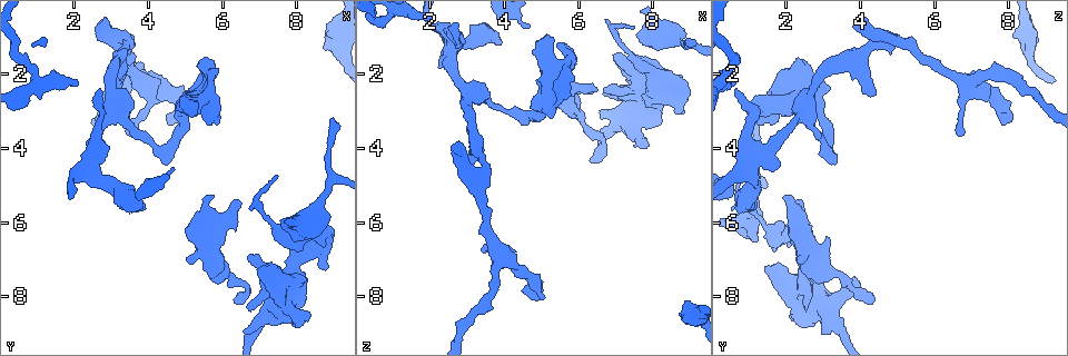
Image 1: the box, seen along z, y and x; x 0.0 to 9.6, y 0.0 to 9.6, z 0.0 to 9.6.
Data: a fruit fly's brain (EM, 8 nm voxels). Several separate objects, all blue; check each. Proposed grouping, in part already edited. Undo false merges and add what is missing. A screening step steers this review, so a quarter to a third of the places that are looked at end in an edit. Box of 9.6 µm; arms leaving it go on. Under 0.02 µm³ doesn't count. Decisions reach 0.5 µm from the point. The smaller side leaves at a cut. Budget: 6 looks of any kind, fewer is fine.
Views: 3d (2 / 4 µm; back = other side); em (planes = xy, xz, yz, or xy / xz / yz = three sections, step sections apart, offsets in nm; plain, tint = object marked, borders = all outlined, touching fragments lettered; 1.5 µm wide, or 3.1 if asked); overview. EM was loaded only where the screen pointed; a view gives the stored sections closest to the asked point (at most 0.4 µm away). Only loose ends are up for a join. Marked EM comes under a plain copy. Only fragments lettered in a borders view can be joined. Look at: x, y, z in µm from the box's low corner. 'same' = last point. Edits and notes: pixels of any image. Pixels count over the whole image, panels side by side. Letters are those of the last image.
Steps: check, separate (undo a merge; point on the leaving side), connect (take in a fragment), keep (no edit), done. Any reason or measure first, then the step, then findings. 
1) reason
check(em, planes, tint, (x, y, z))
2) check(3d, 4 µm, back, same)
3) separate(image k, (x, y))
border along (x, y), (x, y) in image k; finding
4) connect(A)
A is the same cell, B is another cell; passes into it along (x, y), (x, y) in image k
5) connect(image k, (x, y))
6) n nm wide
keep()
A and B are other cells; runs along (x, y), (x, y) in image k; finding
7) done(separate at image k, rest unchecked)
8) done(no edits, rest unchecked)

an open end
check(3d, 4 µm, (5.80, 5.25, 2.00))

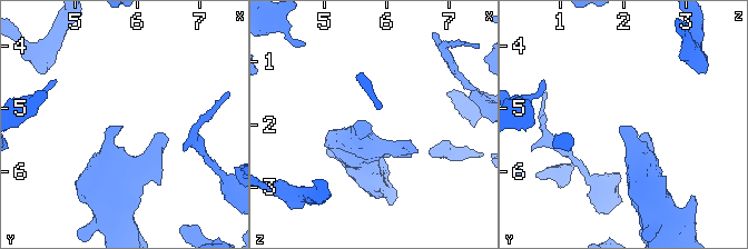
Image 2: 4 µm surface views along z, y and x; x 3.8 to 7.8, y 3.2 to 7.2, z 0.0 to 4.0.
check(em, xz, step 8, borders, (5.75, 5.30, 2.00))

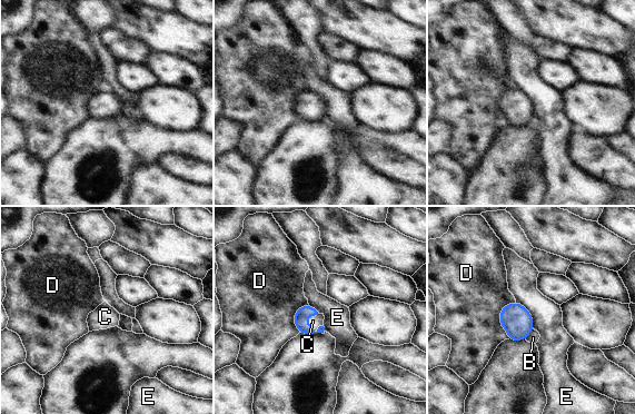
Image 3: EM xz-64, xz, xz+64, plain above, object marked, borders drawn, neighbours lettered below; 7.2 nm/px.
connect(C)
C is the same cell, B, D and E are other cells; passes into it along (300, 321), (307, 318), (313, 321) in image 3; it goes on there

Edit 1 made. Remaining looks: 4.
branch stops here
check(3d, 4 µm, (7.95, 7.45, 3.95))

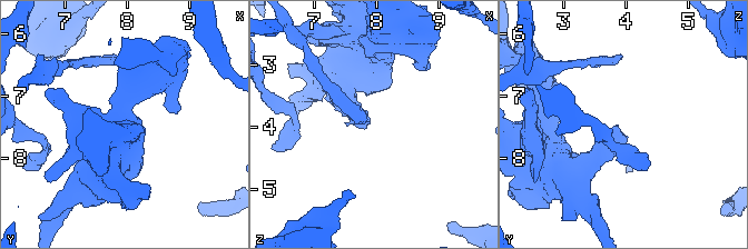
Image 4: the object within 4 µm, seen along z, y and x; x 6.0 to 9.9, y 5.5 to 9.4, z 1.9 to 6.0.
check(em, planes, borders, (7.90, 7.50, 3.90))

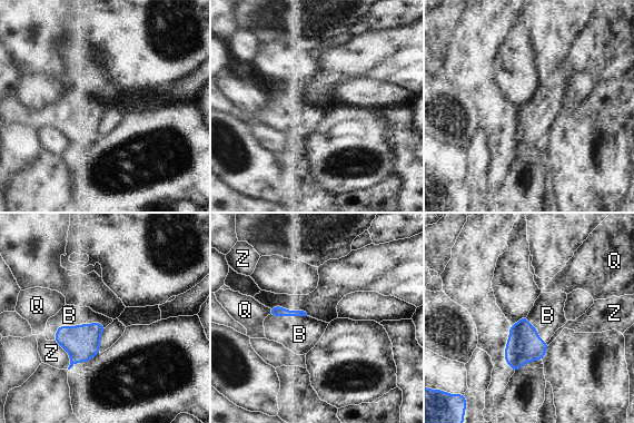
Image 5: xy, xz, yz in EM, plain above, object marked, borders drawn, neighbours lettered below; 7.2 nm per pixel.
connect(B)
B is the same cell, Q and Z are other cells; passes into it along (82, 342), (75, 326), (69, 315) in image 5; it goes on there

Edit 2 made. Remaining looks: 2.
done(connect at image 3, connect at image 5, rest unchecked)

